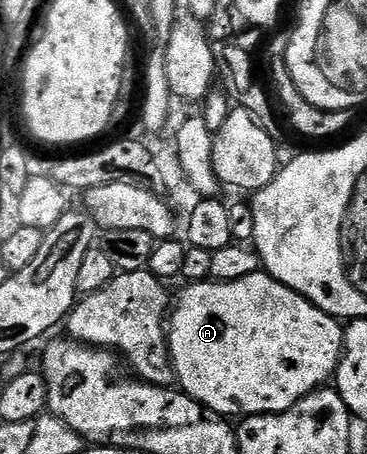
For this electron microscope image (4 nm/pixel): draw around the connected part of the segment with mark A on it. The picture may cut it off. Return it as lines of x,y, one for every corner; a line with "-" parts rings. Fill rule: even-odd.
263,270
256,271
250,277
238,277
238,281
226,281
218,283
205,281
202,283
188,283
185,291
180,296
175,296
174,306
170,311
170,318
166,323
168,333
168,356
172,359
172,368
176,370
176,383
179,390
188,395
194,401
198,401
203,407
209,407
211,411
225,417
247,417
249,415
278,415
281,411
290,409
302,397
306,397
312,391
321,390
324,383
333,378
336,367
340,363
340,356
344,354
344,327
341,320
328,315
322,309
318,309
306,297
294,293
286,285
282,285
274,276

